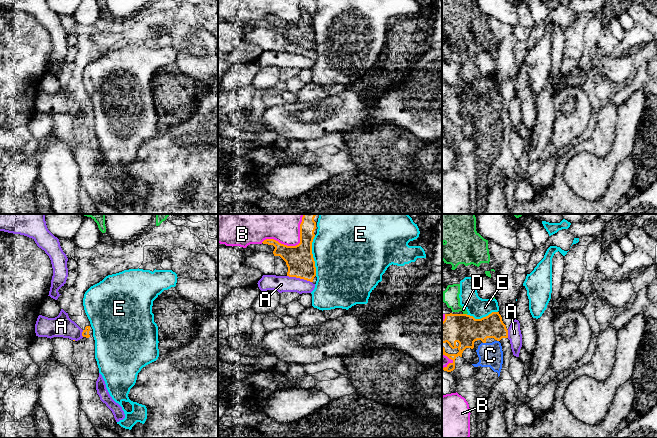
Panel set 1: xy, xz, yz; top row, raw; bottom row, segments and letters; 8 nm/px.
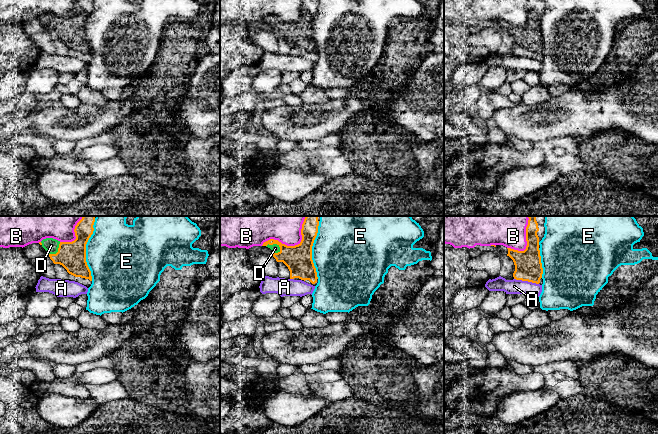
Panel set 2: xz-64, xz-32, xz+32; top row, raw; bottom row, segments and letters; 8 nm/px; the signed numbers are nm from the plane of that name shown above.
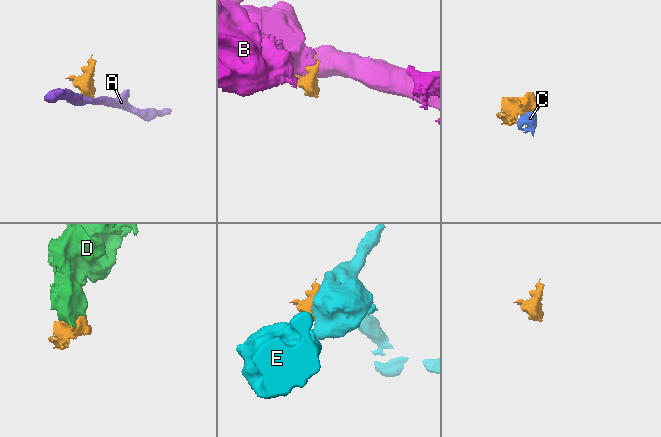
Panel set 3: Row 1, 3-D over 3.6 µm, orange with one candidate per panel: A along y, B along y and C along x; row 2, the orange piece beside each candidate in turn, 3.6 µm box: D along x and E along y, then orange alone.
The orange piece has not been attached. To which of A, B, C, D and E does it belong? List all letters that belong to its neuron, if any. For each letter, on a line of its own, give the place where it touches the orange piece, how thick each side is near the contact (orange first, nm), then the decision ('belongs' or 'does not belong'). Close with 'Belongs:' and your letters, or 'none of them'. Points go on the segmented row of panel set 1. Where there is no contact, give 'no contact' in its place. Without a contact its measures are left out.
A: contact xz (299, 277); calibres 220 and 130 nm; does not belong
B: contact xz (294, 246); calibres 220 and 340 nm; does not belong
C: contact yz (484, 342); calibres 240 and 190 nm; belongs
D: contact yz (465, 314); calibres 240 and 130 nm; belongs
E: contact xz (312, 255); calibres 220 and 480 nm; does not belong
Belongs: C, D

